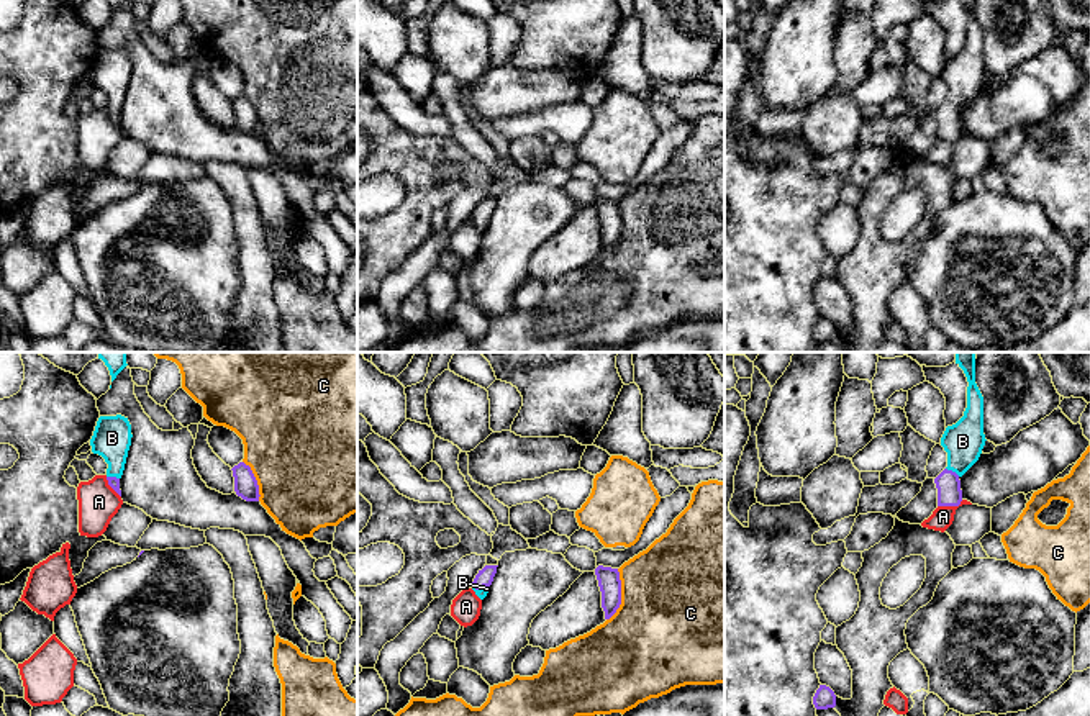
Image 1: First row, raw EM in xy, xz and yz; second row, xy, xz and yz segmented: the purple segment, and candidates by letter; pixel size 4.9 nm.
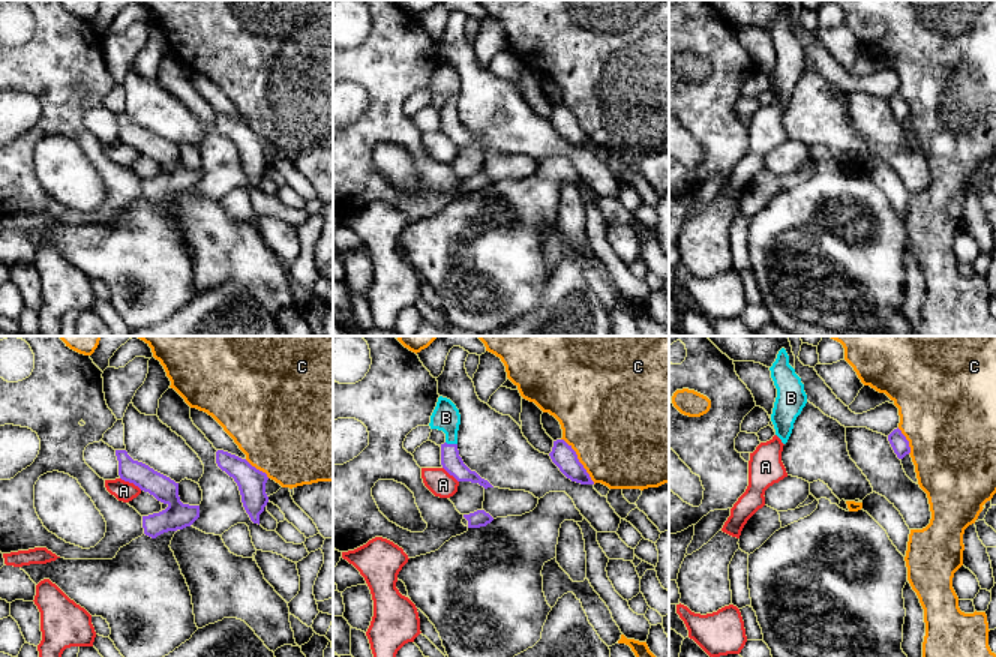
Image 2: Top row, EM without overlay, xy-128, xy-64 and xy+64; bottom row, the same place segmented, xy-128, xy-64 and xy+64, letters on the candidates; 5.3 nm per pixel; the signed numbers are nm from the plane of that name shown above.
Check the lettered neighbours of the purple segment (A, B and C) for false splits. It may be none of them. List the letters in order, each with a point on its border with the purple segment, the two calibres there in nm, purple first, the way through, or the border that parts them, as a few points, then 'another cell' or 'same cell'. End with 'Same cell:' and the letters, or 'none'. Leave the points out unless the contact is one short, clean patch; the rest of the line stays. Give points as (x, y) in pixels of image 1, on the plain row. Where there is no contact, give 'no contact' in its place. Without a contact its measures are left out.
A: yz (949, 138) | 120/110 nm | another cell
B: yz (951, 104) | 120/190 nm | across yz (948, 117), (951, 104), (961, 90), (962, 74) | same cell
C: xz (620, 228) | 110/500 nm | another cell
Same cell: B

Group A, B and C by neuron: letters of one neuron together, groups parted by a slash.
A / B / C

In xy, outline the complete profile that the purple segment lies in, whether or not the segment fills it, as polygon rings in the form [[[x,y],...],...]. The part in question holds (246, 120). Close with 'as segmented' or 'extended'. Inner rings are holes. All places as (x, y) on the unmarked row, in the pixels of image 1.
[[[239,95],[233,102],[234,125],[246,134],[259,134],[259,118],[249,98]]]; as segmented

